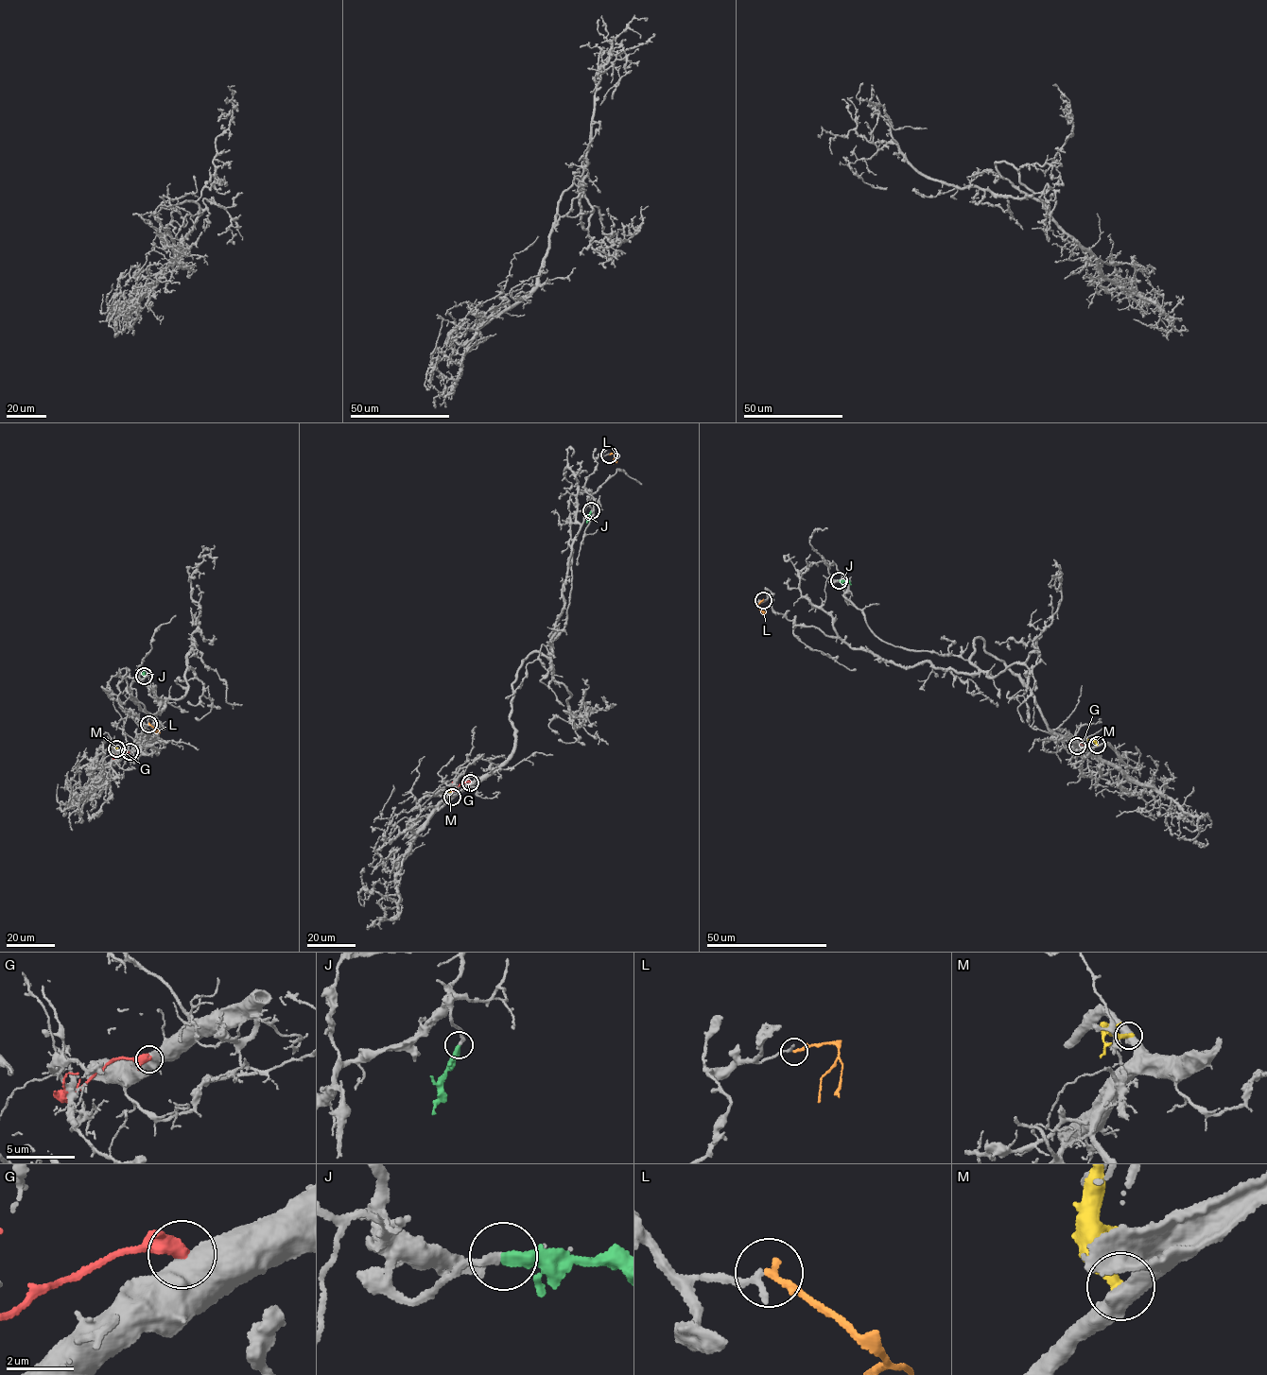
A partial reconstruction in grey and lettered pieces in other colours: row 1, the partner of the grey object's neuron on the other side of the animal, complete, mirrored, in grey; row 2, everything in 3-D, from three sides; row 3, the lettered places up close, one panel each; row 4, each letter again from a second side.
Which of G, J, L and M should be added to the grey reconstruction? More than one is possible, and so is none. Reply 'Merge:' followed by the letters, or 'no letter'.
Merge: J, L

